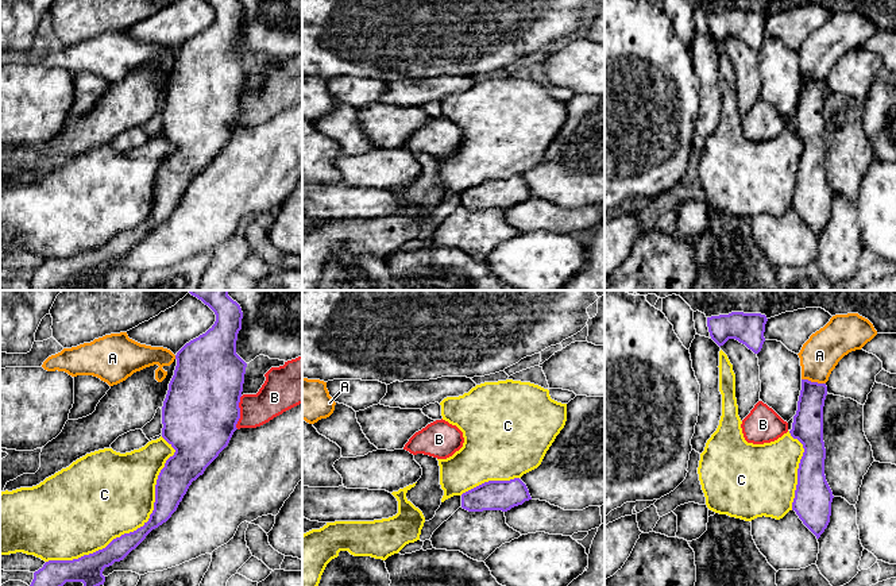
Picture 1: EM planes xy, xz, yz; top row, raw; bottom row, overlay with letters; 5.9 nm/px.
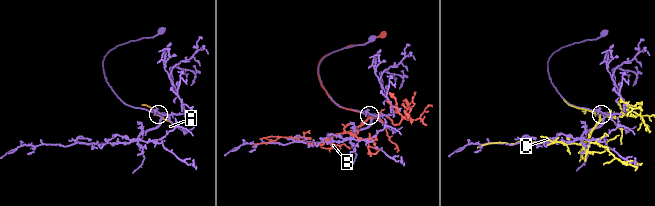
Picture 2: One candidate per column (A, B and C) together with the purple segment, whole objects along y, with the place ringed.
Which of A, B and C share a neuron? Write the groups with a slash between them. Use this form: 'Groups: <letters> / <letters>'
Groups: A / B / C

